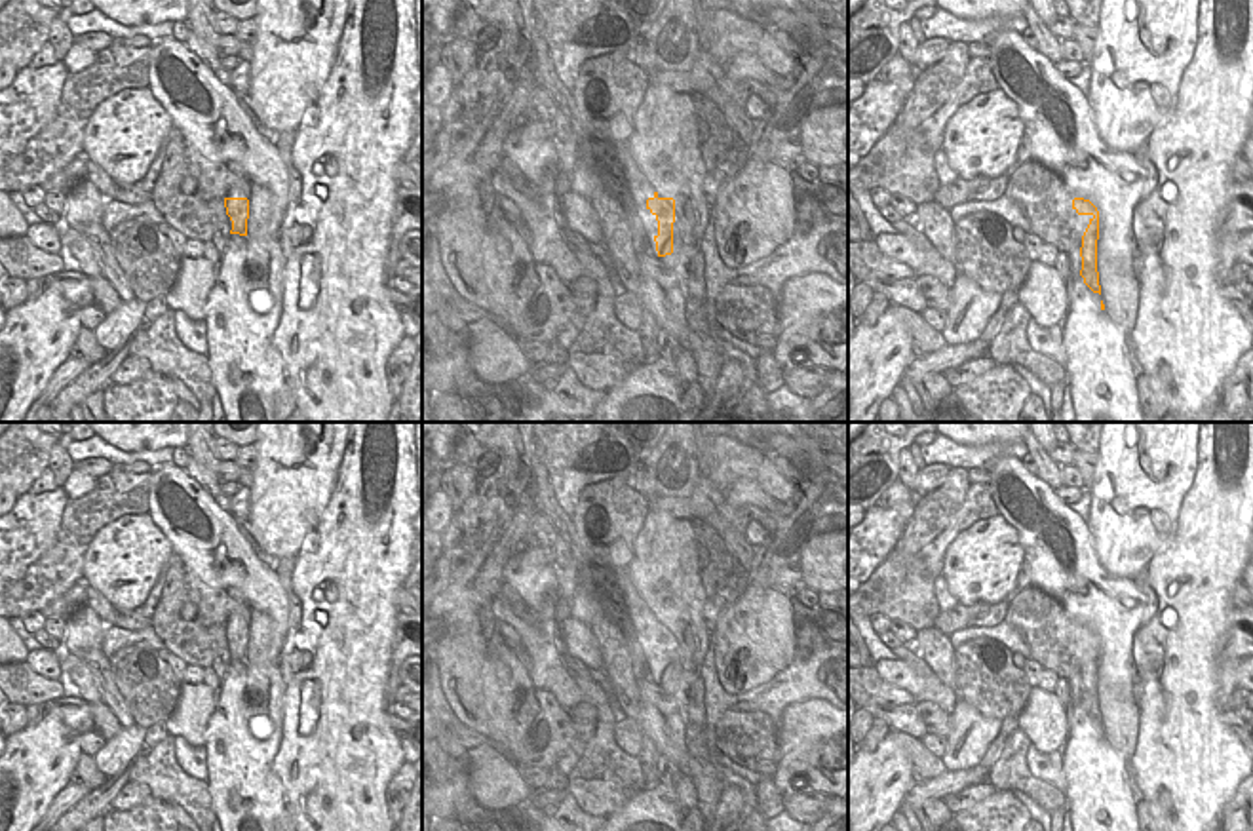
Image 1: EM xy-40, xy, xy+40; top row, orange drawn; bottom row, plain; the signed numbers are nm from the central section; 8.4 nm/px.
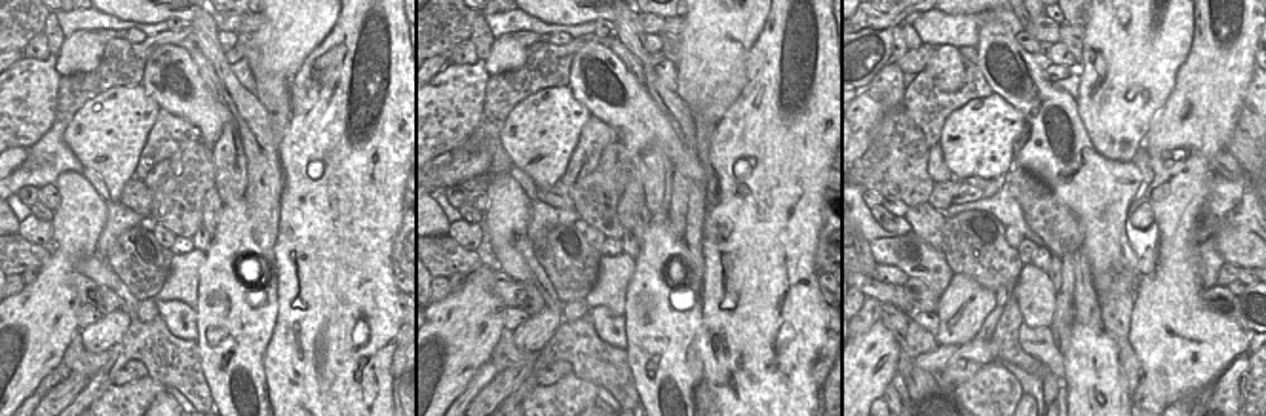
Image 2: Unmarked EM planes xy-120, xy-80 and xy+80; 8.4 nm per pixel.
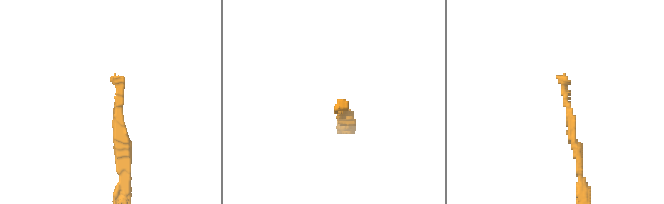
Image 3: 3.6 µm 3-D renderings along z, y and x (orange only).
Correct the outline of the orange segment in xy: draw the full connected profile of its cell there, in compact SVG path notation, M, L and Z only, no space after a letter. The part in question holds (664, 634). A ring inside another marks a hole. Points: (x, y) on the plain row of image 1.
M664 612L646 626L646 635L658 647L658 660L654 662L658 683L673 679L673 648L675 648L675 626L673 614Z

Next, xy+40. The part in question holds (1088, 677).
M1074 624L1072 635L1078 641L1091 643L1089 650L1082 662L1082 673L1080 673L1082 696L1080 696L1080 702L1084 704L1084 709L1093 719L1101 721L1099 698L1097 698L1099 637L1089 626L1084 626L1084 624Z

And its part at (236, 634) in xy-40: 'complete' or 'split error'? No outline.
split error

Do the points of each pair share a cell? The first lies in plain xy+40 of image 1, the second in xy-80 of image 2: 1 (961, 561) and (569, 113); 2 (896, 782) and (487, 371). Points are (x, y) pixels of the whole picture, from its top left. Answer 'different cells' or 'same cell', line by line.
1: same cell
2: different cells

